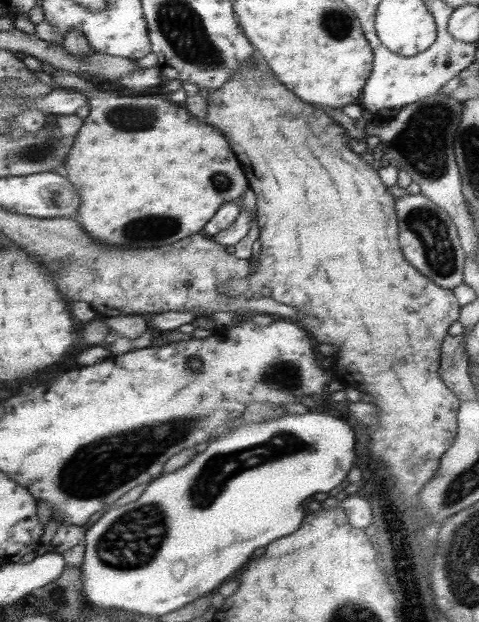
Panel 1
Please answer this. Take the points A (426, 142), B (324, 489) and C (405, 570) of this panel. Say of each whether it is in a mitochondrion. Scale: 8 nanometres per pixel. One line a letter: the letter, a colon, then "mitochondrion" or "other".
A: mitochondrion
B: other
C: other

